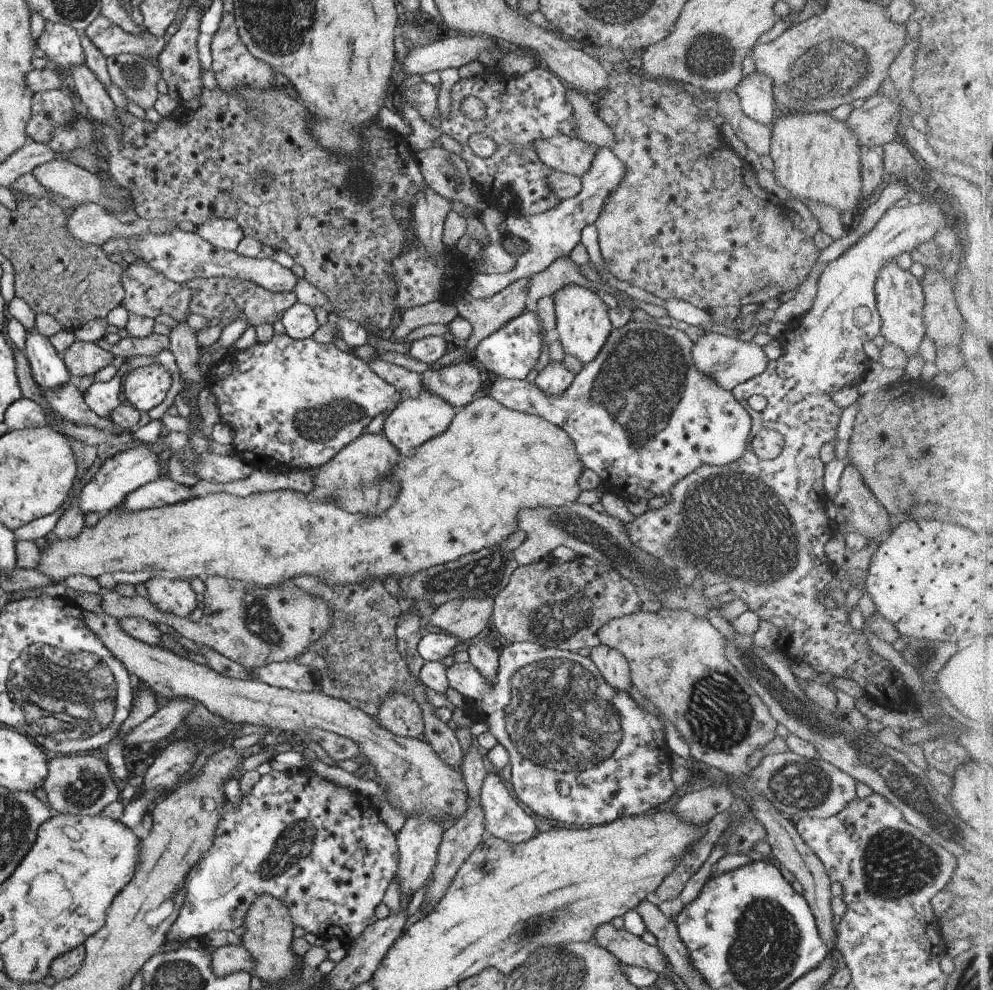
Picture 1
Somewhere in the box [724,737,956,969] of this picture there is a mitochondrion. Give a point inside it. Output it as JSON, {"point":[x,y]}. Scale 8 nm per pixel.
{"point":[896,864]}

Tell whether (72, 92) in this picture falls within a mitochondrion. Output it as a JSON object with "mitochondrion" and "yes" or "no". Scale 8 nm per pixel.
{"mitochondrion":"no"}

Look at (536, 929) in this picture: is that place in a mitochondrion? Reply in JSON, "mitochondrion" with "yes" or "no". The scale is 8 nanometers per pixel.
{"mitochondrion":"yes"}

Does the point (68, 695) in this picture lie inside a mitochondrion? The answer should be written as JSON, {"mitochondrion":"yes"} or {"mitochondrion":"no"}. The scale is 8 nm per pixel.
{"mitochondrion":"yes"}

